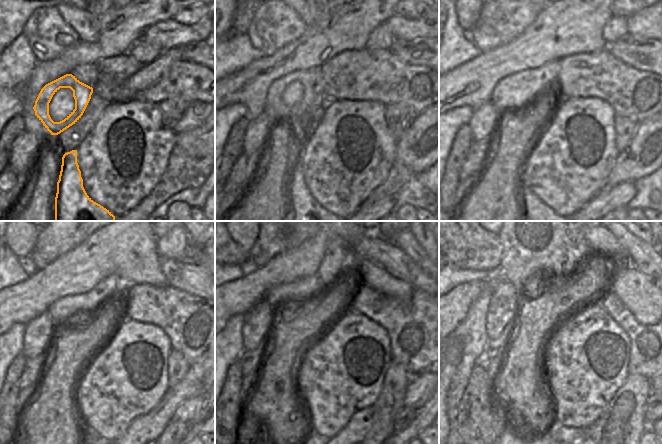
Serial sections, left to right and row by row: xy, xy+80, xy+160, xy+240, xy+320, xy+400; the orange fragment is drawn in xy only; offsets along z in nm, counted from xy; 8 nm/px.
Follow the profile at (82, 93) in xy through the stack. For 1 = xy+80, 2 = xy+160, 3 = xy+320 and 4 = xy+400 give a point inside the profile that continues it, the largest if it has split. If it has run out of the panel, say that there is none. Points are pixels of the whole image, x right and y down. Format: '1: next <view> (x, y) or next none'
1: next xy+80 (311, 80)
2: next xy+160 (514, 92)
3: next xy+320 (335, 262)
4: next xy+400 (532, 241)

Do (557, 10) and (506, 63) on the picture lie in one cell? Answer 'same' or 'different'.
same

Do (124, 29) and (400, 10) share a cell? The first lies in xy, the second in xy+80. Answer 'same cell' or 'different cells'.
different cells

